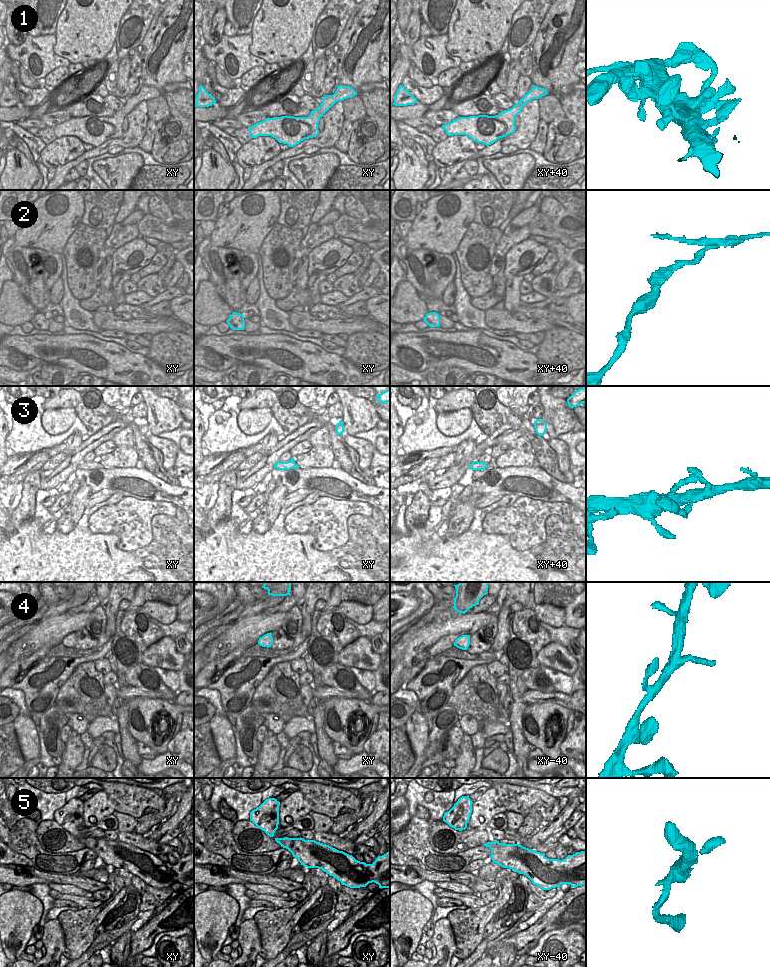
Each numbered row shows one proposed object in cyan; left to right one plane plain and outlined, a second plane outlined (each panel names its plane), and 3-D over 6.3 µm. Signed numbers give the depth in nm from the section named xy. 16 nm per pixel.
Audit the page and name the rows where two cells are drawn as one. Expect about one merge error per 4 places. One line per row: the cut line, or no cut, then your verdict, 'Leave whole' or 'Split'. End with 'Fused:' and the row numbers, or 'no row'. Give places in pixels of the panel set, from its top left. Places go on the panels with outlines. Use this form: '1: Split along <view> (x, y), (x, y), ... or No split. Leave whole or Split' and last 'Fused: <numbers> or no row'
1: No split. Leave whole
2: No split. Leave whole
3: No split. Leave whole
4: No split. Leave whole
5: No split. Leave whole
Fused: no row

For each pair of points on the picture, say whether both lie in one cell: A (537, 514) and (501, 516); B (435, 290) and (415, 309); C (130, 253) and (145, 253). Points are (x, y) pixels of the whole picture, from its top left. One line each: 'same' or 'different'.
A: same
B: different
C: same

